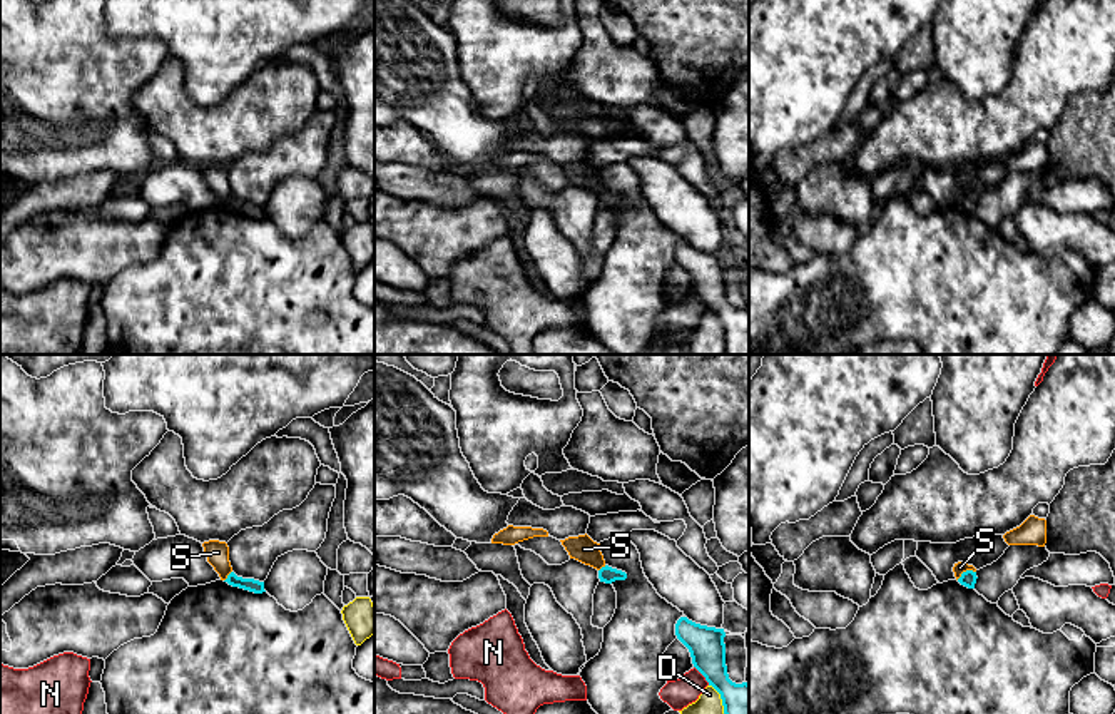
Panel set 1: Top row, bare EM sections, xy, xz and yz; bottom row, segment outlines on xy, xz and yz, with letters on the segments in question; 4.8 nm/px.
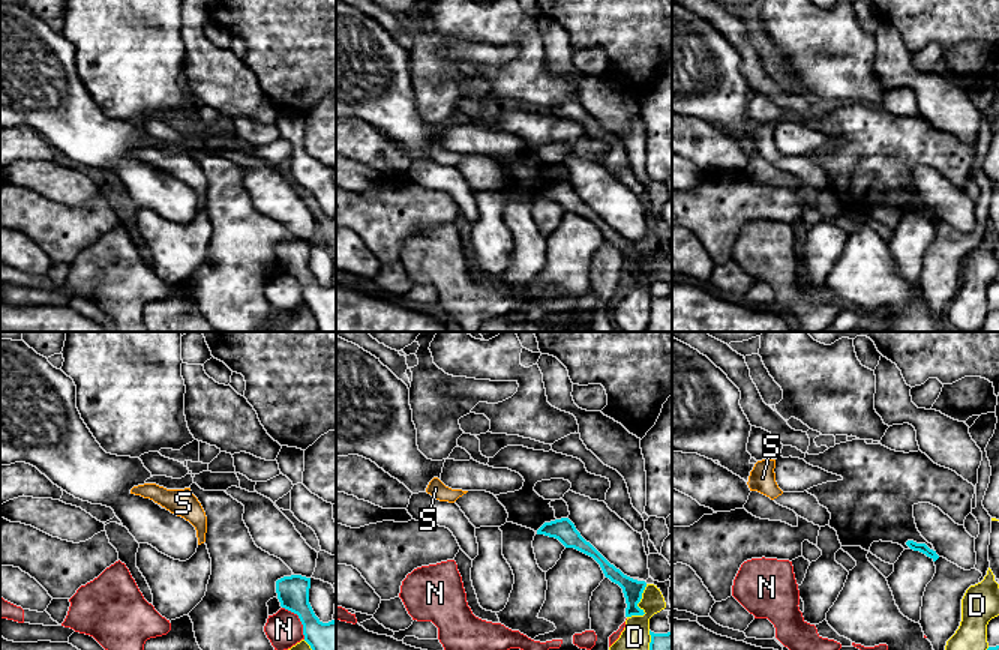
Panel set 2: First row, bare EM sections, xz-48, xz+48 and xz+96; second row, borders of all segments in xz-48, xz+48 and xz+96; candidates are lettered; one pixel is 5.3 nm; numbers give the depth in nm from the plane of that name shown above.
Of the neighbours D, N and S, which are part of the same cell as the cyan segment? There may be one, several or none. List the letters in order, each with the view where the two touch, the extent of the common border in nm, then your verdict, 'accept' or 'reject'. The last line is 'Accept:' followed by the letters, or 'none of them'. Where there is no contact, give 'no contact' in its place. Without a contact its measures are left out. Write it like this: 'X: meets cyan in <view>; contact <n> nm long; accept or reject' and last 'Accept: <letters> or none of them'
D: meets cyan in xz; contact 160 nm long; reject
N: meets cyan in xz; contact 120 nm long; reject
S: meets cyan in yz; contact 100 nm long; reject
Accept: none of them

